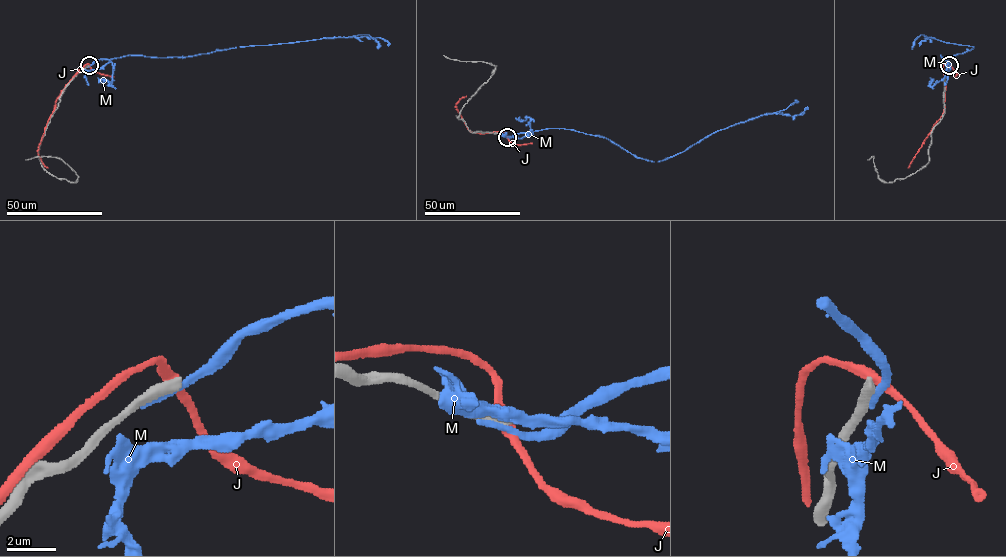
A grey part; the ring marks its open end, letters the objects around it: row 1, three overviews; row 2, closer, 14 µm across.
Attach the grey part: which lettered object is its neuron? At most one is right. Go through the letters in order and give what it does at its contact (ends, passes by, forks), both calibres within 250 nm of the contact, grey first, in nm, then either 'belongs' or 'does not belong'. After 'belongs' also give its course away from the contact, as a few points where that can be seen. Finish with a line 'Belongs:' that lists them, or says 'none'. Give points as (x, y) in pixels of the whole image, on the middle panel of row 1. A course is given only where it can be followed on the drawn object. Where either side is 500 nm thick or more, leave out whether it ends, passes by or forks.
J: it passes by; calibres 460 and 420 nm; does not belong
M: calibres 550 and 340 nm; does not belong
Belongs: none

